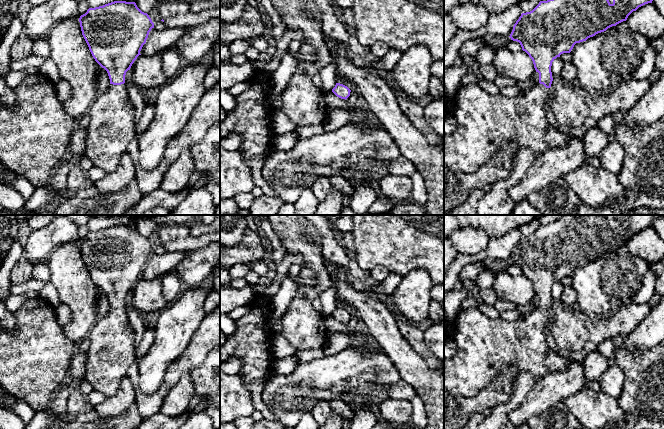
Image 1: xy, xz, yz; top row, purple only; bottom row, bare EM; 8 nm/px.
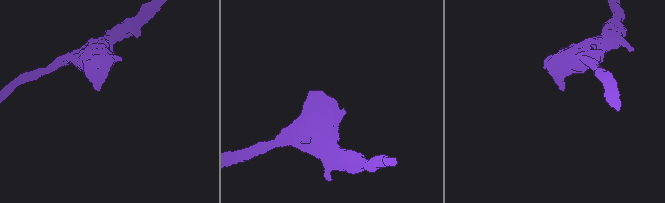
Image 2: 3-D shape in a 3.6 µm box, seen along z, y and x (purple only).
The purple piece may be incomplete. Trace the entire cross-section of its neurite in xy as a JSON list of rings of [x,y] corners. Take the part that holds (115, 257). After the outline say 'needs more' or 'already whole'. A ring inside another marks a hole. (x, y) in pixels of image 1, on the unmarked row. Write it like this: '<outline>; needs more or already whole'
[[[114,225],[103,230],[89,232],[79,242],[82,259],[89,271],[95,285],[104,292],[109,300],[110,309],[105,316],[98,317],[92,330],[88,334],[90,347],[87,351],[87,368],[84,379],[92,386],[93,390],[105,395],[113,396],[130,366],[136,361],[136,334],[130,324],[125,308],[125,299],[137,283],[143,269],[146,267],[149,256],[154,252],[154,247],[147,237],[142,236],[135,226]]]; needs more

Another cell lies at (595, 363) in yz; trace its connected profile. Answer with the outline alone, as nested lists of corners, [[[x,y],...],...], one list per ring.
[[[597,349],[592,351],[582,362],[584,364],[585,386],[591,381],[598,381],[610,366],[608,359]]]

